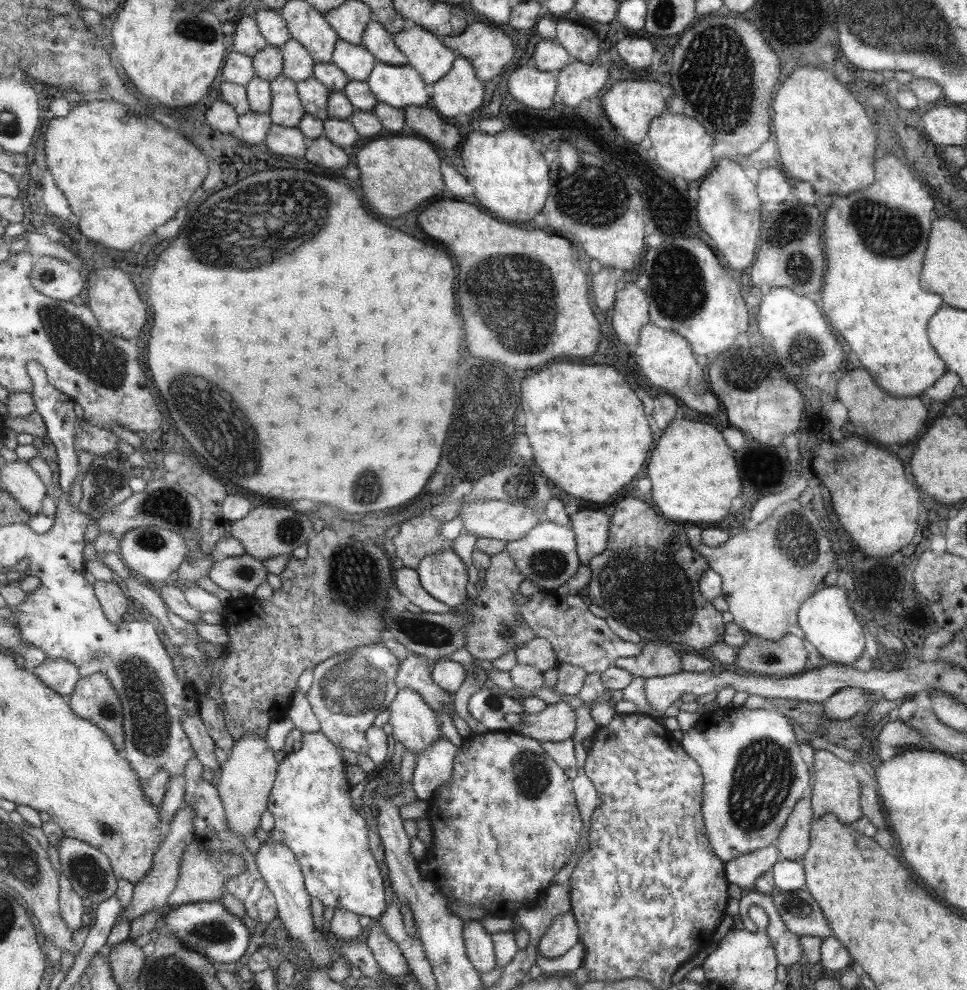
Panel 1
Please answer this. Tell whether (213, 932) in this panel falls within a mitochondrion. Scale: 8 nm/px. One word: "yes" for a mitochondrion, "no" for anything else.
yes

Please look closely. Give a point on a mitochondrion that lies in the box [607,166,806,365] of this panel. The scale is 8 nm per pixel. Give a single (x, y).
(678, 294)

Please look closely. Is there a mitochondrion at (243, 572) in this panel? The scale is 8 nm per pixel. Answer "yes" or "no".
yes

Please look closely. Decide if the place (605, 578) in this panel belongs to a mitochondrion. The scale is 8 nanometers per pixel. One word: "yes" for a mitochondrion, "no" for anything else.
yes

